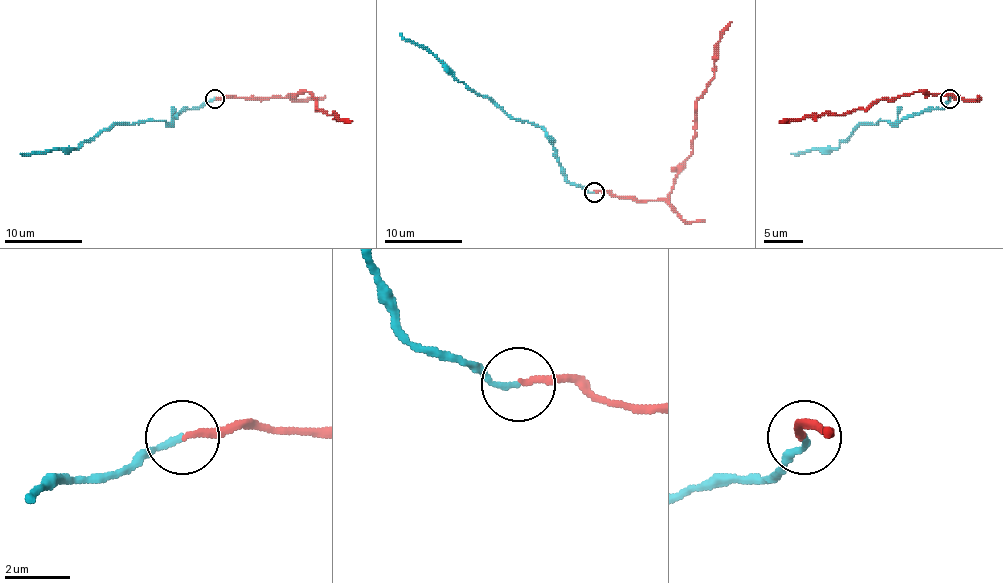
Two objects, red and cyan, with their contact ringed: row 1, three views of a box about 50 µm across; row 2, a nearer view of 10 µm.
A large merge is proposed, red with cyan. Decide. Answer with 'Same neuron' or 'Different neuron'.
Same neuron

